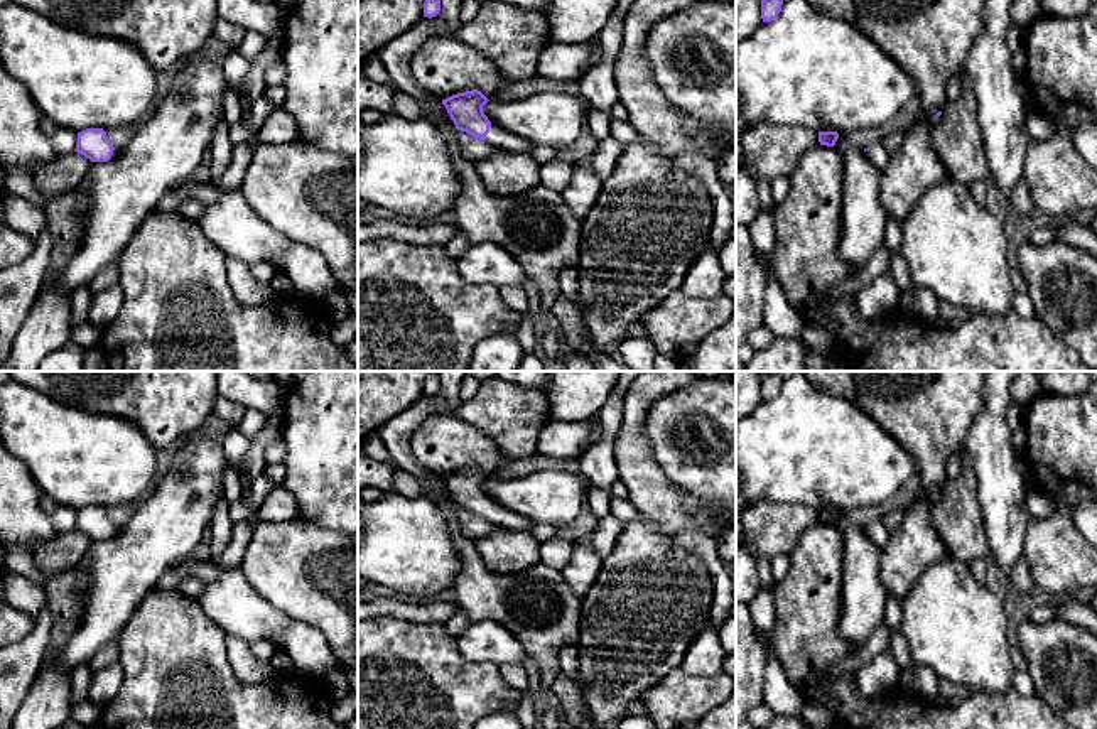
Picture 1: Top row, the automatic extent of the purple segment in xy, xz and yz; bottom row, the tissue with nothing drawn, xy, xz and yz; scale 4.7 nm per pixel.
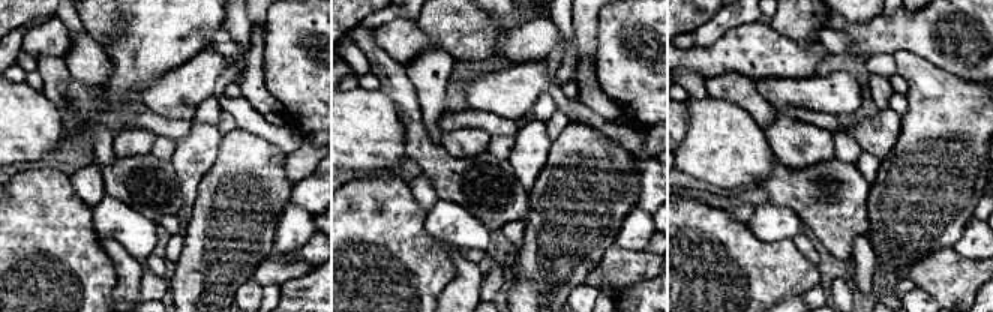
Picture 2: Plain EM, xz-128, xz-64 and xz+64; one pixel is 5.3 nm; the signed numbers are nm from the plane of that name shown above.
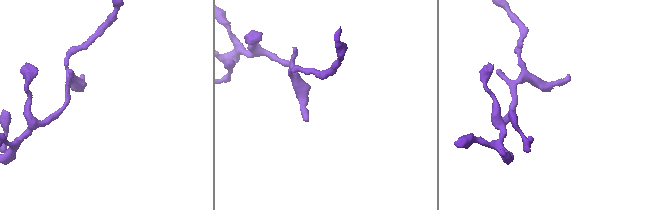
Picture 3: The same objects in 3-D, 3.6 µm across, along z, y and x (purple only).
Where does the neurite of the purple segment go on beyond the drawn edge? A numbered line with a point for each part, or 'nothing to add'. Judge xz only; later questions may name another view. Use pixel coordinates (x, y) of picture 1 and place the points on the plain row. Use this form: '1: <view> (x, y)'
1: xz (497, 515)

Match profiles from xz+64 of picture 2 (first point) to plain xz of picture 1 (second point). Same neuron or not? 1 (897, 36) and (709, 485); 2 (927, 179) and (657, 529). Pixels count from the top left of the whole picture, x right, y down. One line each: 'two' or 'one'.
1: one
2: one

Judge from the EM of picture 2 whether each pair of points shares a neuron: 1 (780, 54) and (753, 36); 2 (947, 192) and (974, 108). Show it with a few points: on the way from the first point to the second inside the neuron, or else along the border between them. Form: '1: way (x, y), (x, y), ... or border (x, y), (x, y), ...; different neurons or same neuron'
1: way (774, 54), (759, 42); same neuron
2: way (947, 171), (947, 149), (956, 140), (956, 129); same neuron

